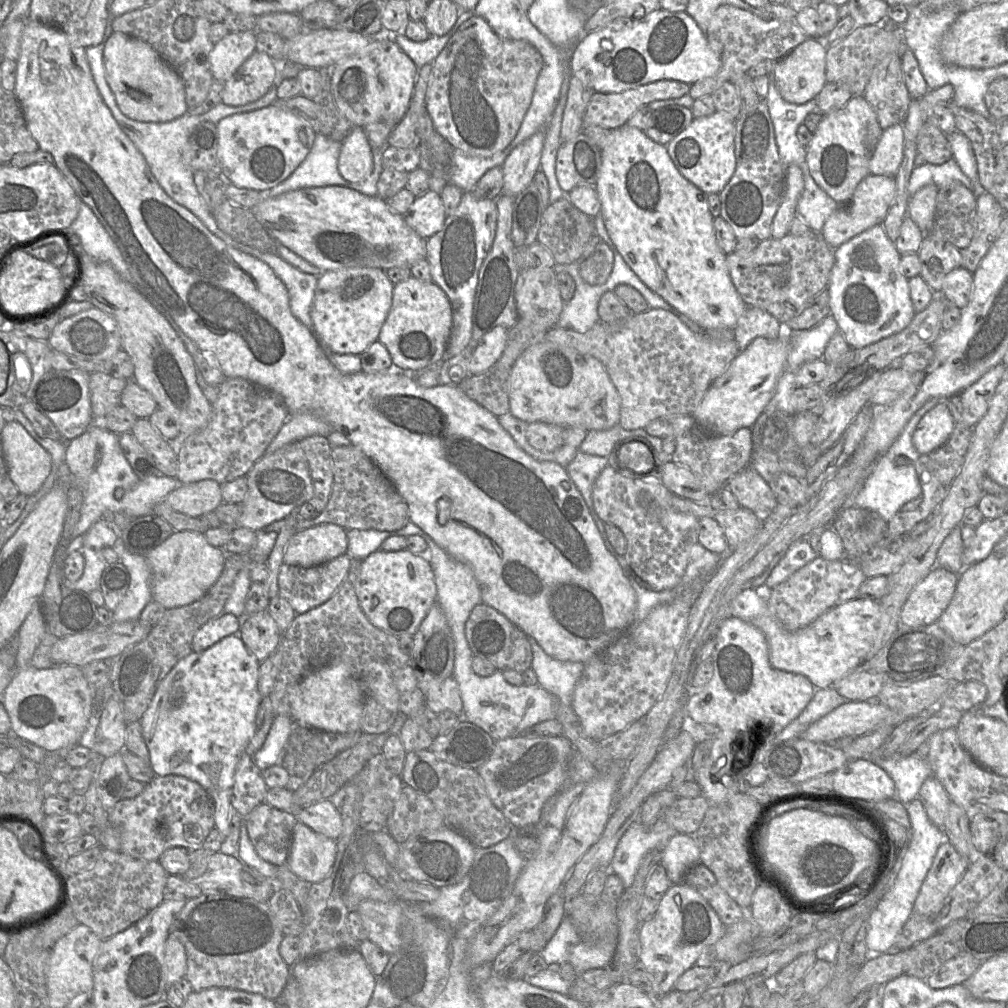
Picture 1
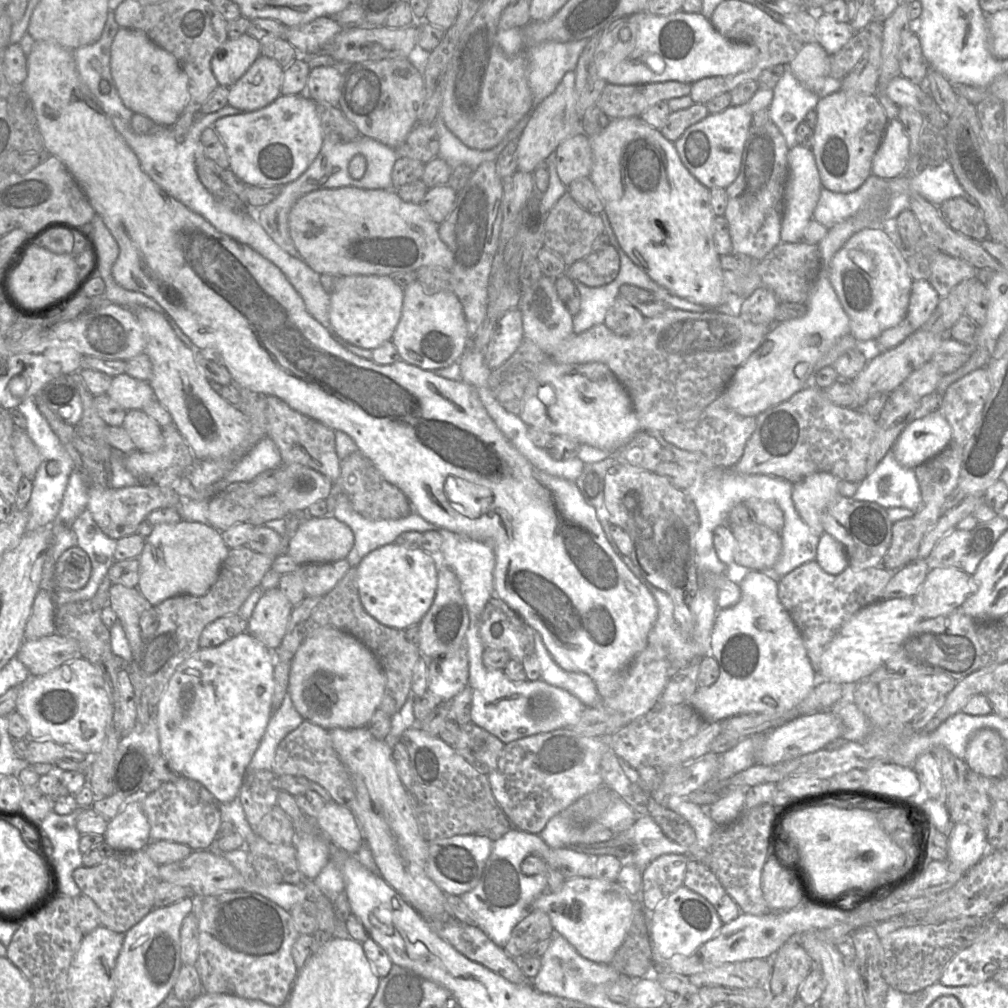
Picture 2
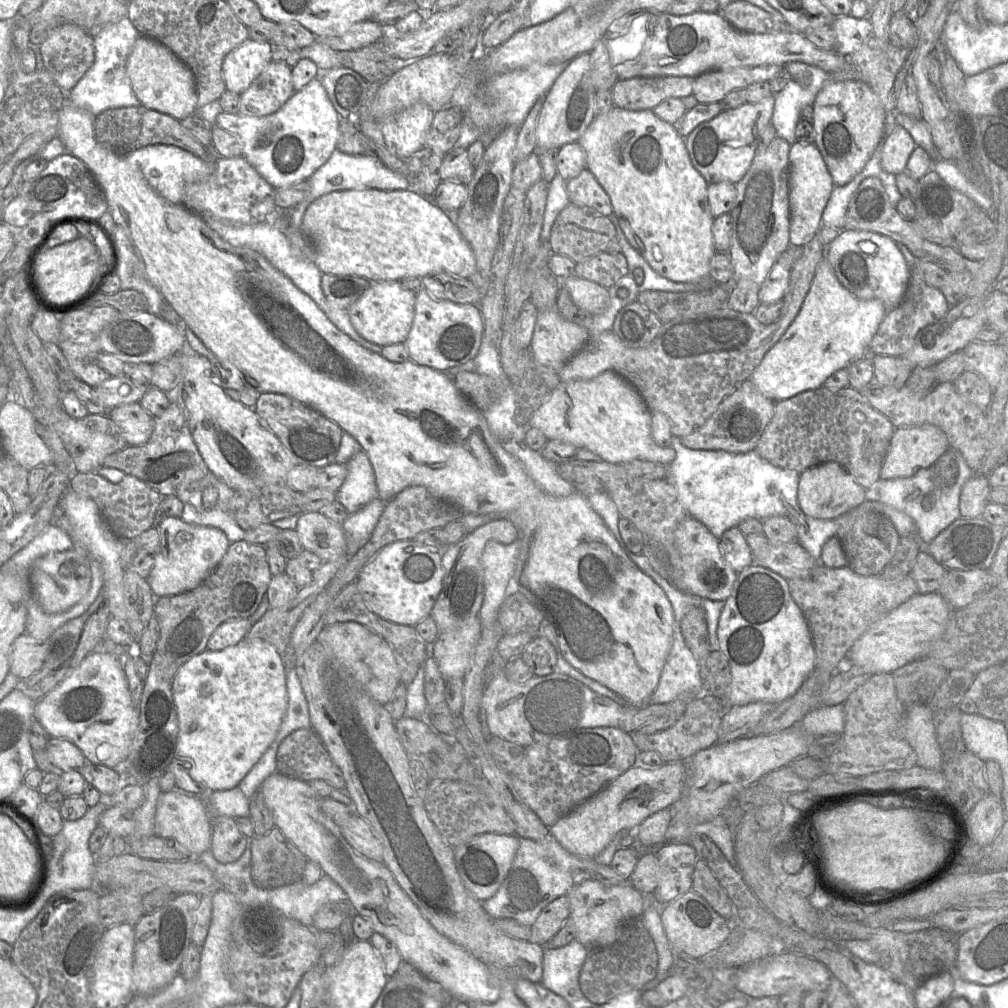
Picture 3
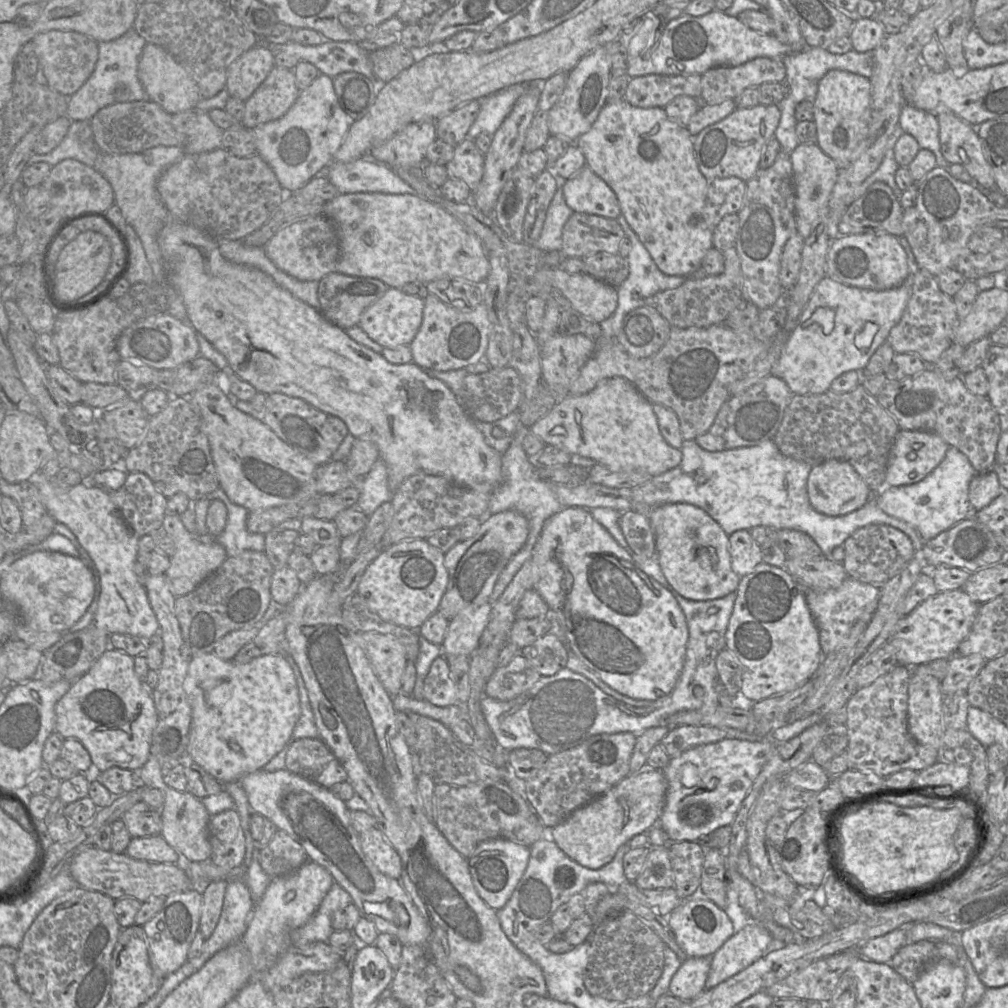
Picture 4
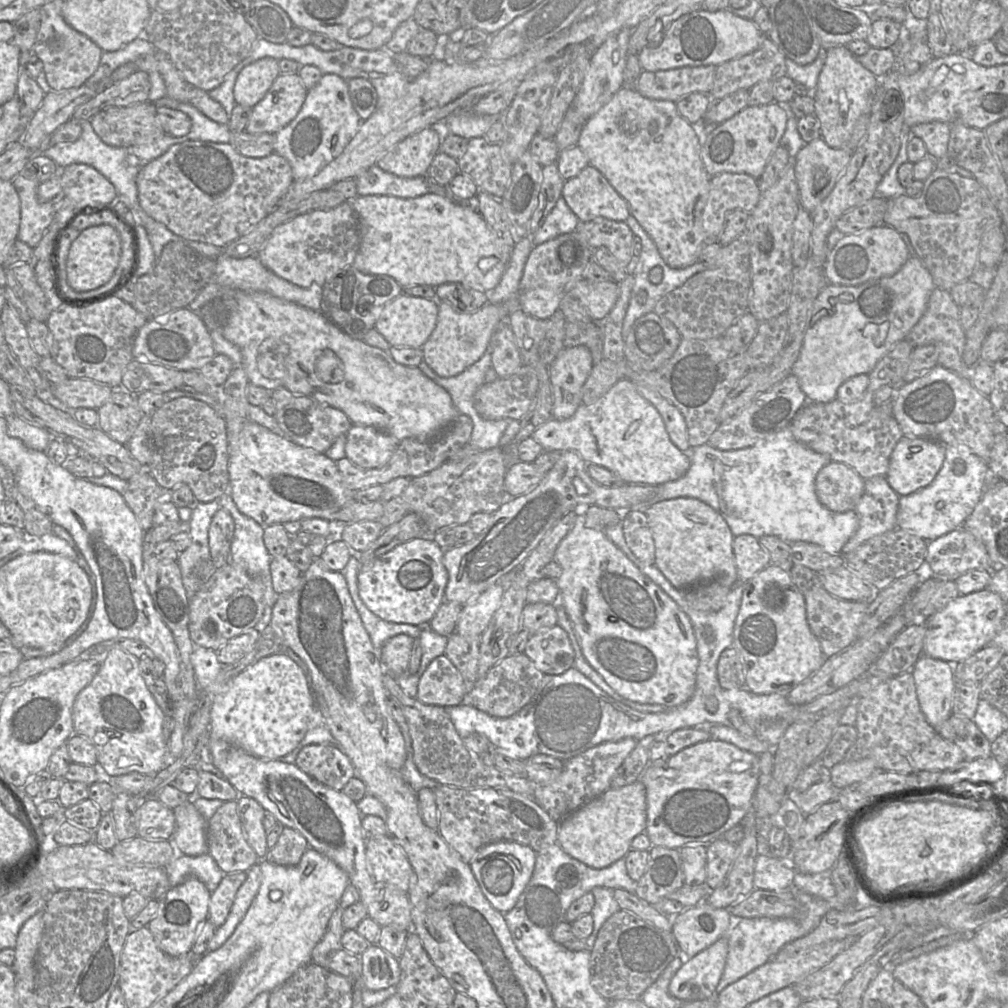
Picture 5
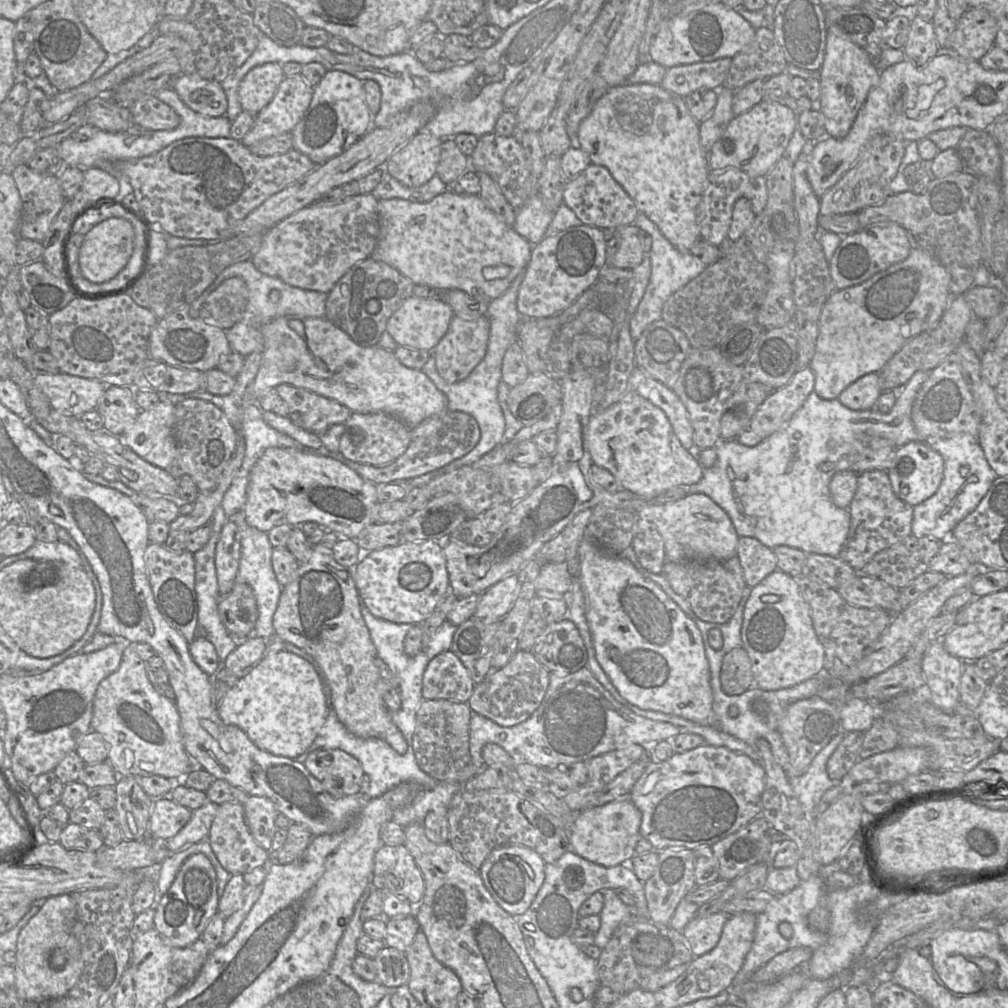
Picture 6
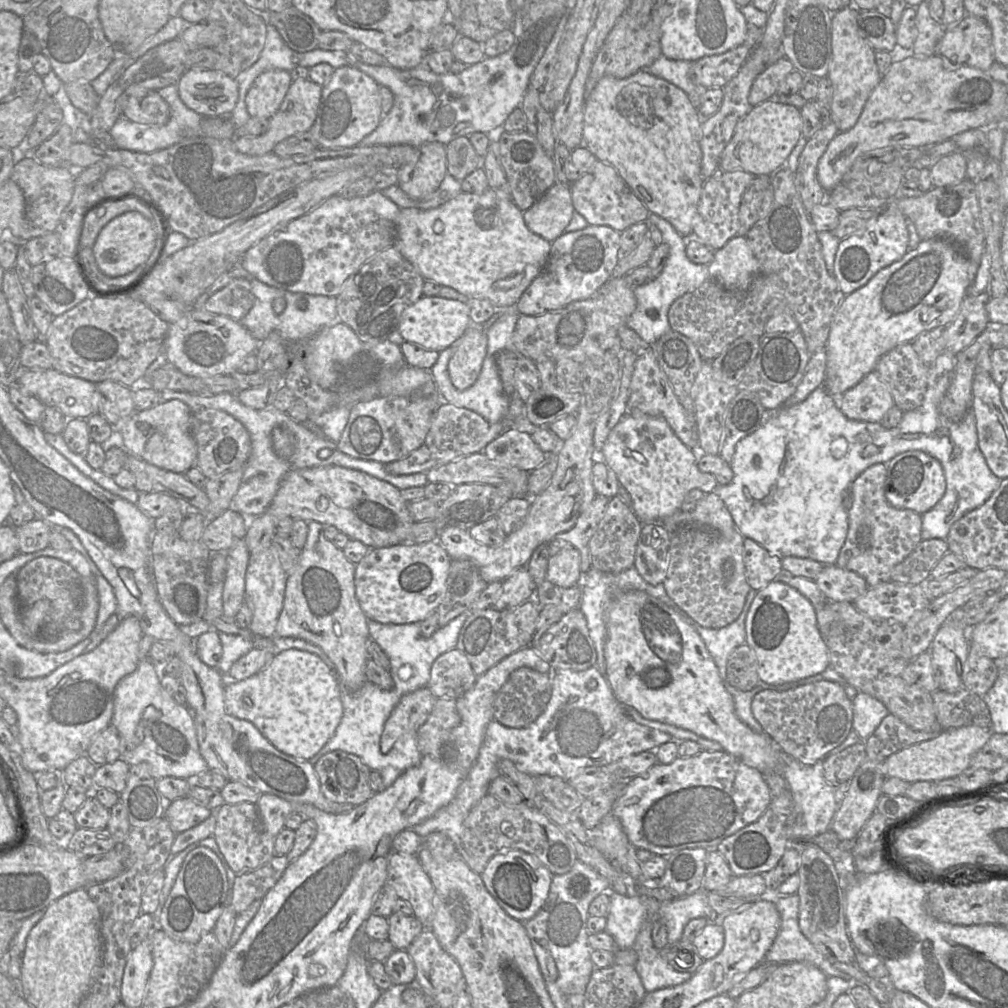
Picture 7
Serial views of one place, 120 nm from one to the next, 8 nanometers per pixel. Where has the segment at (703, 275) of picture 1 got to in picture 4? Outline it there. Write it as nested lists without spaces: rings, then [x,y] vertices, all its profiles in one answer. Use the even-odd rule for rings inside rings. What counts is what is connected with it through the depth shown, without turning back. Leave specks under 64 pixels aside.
[[[623,99],[616,103],[607,103],[601,109],[591,128],[587,132],[583,133],[576,142],[574,142],[574,144],[576,144],[584,154],[586,166],[599,176],[615,193],[620,205],[621,214],[625,217],[632,230],[636,233],[640,242],[647,249],[659,270],[668,276],[689,276],[698,271],[701,268],[702,261],[707,252],[713,247],[713,231],[704,220],[704,206],[707,195],[708,180],[699,170],[694,153],[693,137],[688,132],[687,127],[670,119],[664,108],[635,107]]]

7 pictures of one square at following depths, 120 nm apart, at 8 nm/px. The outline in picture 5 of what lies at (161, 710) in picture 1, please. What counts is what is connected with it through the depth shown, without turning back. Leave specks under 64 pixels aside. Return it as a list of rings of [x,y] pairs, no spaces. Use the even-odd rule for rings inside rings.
[[[195,647],[190,660],[200,691],[213,699],[210,738],[218,738],[263,760],[279,760],[304,738],[314,714],[314,702],[303,670],[285,653],[263,657],[227,685],[217,683],[221,669],[217,652]]]

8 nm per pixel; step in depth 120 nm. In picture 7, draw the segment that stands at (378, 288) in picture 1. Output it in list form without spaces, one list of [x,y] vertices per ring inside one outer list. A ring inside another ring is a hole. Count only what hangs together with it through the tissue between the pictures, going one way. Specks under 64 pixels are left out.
[[[423,295],[404,310],[398,331],[406,342],[429,351],[441,352],[455,343],[471,324],[469,311],[467,304],[462,301]]]

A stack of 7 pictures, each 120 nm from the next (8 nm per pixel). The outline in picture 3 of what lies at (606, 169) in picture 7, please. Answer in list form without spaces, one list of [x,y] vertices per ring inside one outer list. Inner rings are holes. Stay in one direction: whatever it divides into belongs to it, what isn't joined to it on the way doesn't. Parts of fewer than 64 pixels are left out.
[[[583,170],[579,176],[567,181],[567,192],[570,202],[589,209],[594,215],[609,217],[613,215],[611,200],[594,175]]]

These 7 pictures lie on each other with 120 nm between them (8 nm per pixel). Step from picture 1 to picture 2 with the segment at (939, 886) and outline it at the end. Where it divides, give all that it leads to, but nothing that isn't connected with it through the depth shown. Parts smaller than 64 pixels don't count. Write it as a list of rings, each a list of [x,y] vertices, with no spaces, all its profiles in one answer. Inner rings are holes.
[[[953,824],[947,841],[948,863],[957,871],[967,872],[988,853],[986,831],[974,830],[966,824]]]

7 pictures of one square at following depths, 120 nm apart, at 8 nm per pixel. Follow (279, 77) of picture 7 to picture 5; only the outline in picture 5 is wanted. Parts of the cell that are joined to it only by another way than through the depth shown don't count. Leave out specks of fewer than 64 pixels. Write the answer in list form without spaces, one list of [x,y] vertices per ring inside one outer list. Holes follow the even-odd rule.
[[[263,57],[245,66],[234,85],[236,103],[252,108],[266,95],[280,73],[278,60],[272,57]]]

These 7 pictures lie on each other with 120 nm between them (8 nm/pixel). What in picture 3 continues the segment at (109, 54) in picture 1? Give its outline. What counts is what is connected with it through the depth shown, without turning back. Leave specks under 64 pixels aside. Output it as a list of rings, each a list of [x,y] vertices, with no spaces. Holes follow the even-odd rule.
[[[139,35],[126,62],[131,86],[142,106],[167,114],[181,121],[196,113],[198,95],[192,70],[159,41]]]

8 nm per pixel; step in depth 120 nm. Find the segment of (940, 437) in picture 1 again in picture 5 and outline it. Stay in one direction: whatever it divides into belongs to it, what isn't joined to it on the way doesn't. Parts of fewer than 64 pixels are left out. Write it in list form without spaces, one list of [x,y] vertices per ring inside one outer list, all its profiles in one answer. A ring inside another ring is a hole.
[[[904,435],[890,456],[886,479],[899,495],[929,485],[945,459],[945,445],[937,440]]]

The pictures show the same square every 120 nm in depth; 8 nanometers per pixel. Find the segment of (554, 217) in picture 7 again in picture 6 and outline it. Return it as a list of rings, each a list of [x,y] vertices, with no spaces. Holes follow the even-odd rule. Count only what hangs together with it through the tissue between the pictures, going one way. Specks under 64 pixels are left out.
[[[537,193],[517,210],[513,228],[529,243],[537,244],[544,238],[553,215]]]

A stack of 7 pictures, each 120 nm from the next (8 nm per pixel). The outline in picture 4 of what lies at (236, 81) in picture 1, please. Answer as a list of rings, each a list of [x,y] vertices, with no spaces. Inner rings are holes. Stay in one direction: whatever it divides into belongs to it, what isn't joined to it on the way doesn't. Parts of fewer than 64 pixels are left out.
[[[275,65],[253,94],[244,101],[243,126],[254,128],[282,117],[299,93],[293,69]]]

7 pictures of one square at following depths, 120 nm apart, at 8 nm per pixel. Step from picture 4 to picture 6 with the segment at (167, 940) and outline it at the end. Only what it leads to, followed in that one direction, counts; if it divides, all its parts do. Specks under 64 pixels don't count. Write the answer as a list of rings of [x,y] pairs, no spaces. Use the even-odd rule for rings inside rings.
[[[202,853],[190,856],[181,866],[169,890],[155,910],[153,927],[175,947],[183,948],[198,940],[208,922],[218,912],[219,896],[215,869]]]

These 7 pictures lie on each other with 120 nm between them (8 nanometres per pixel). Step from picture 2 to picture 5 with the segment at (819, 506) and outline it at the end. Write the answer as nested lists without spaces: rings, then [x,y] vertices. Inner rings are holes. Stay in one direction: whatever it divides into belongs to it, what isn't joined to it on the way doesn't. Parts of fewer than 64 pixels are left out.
[[[830,461],[815,478],[820,503],[833,512],[854,510],[864,488],[865,480],[842,462]]]

